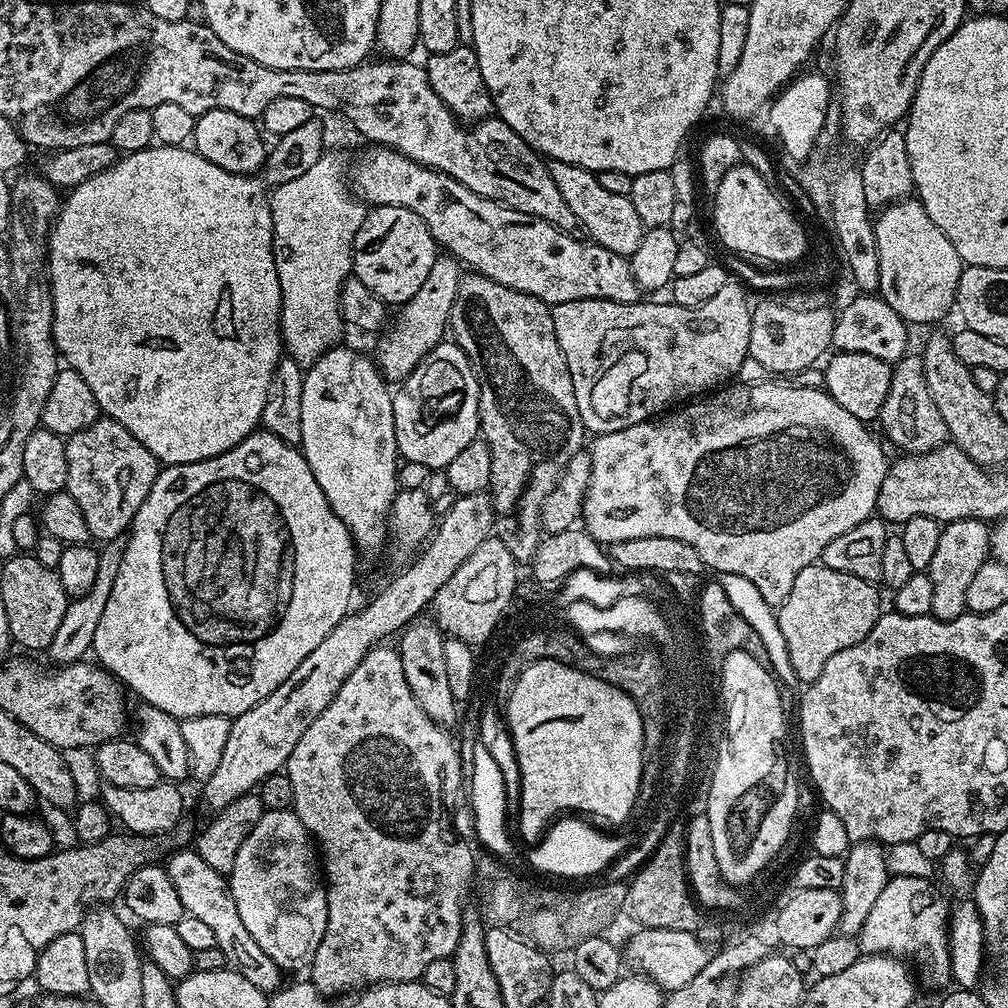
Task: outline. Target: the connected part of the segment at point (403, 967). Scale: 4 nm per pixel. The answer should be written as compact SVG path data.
M377 646L372 648L354 666L354 674L342 682L338 694L306 726L306 734L298 738L298 746L294 746L294 754L290 754L286 765L286 775L290 778L290 786L294 788L291 811L306 826L306 830L312 835L313 841L318 845L319 855L322 857L322 872L326 877L328 889L328 917L326 918L326 934L322 934L322 942L318 942L318 954L314 954L310 965L310 983L329 998L340 998L345 994L355 993L357 990L374 988L385 982L416 982L423 977L426 966L437 958L449 958L452 951L458 946L458 938L462 934L464 925L464 895L470 892L470 885L474 880L472 866L473 849L468 849L463 839L453 838L446 831L446 820L440 817L440 811L444 804L440 801L440 787L444 784L444 763L458 751L457 745L452 745L452 740L447 736L445 729L418 706L418 700L414 694L410 694L410 686L406 686L406 674L402 670L402 658L395 647Z

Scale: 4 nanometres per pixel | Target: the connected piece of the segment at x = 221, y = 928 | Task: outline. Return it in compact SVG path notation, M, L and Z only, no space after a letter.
M191 847L181 848L173 851L173 856L166 861L168 877L170 882L174 882L174 890L178 890L178 898L182 898L182 906L185 913L194 918L199 918L212 933L214 933L214 942L222 950L227 963L246 982L251 982L253 986L258 986L265 994L271 994L281 987L282 970L254 942L254 937L250 935L250 930L238 918L238 905L234 903L234 894L228 885L228 876L225 873L214 870L214 866L209 866L202 862L202 858Z

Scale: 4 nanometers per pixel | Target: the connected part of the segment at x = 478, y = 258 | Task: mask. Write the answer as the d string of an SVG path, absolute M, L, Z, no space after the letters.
M368 146L357 158L356 165L353 168L351 165L350 187L352 194L364 201L365 205L402 206L418 214L418 218L426 222L437 245L445 253L455 256L461 265L494 282L502 282L502 286L510 290L530 294L543 304L553 306L573 302L574 299L608 299L610 302L634 303L641 299L642 289L637 286L632 265L625 257L614 254L587 238L579 240L578 237L571 236L571 231L561 230L542 218L527 216L518 210L510 210L510 206L499 204L490 198L482 198L466 190L462 182L437 172L435 168L422 166L393 148Z

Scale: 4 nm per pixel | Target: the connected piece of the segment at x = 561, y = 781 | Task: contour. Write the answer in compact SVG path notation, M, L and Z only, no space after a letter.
M535 664L523 669L516 676L517 684L515 694L508 696L510 700L510 726L516 728L516 744L518 745L518 766L522 780L522 814L518 827L519 837L536 835L544 828L549 827L550 822L555 821L561 814L577 814L583 809L591 809L591 812L602 816L613 816L617 819L626 815L628 804L633 796L640 790L640 716L636 716L636 708L632 708L632 700L628 696L620 696L616 688L608 688L600 680L588 680L588 676L580 676L580 672L572 672L570 666L560 664Z

